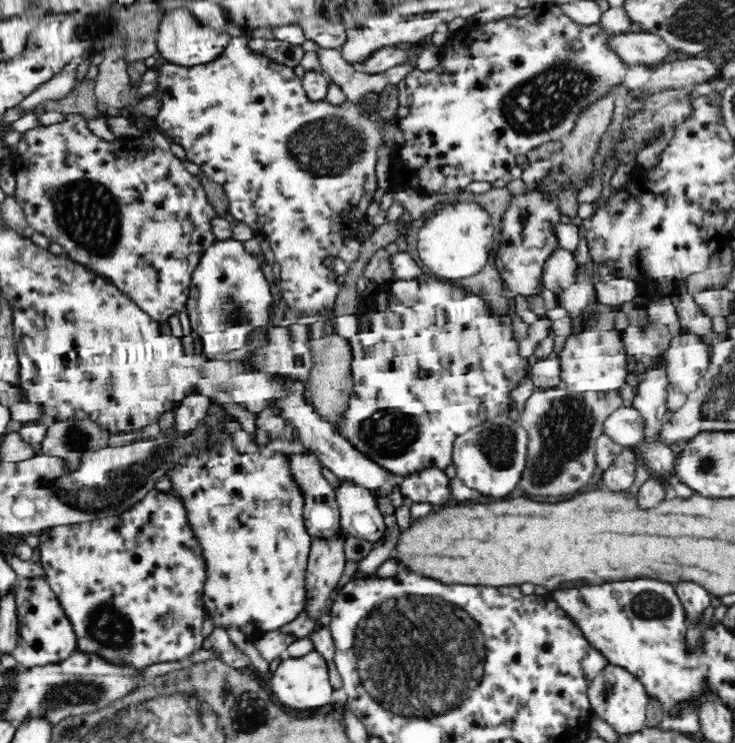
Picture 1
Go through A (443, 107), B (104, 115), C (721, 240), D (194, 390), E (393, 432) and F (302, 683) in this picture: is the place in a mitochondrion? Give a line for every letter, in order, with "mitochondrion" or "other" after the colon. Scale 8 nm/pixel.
A: other
B: other
C: other
D: other
E: mitochondrion
F: other

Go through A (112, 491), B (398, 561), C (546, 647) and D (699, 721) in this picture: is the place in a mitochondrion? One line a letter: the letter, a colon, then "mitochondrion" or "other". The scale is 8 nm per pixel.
A: mitochondrion
B: other
C: other
D: other

